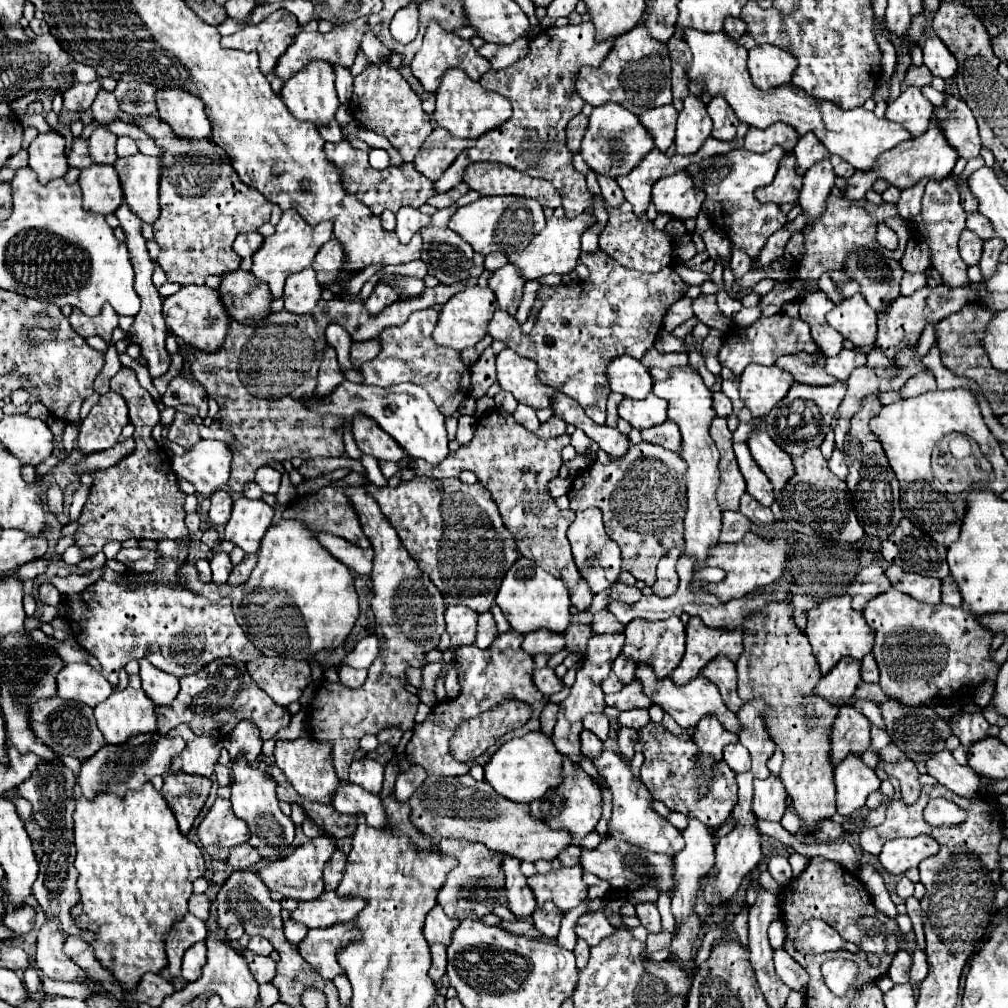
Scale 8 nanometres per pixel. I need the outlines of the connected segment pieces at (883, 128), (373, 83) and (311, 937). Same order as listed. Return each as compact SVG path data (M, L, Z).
M683 29L683 35L693 53L691 65L687 67L687 77L691 81L701 81L703 91L711 97L725 97L727 103L733 107L735 115L751 127L765 129L775 121L783 121L795 127L799 135L813 131L829 153L843 157L855 169L873 169L881 153L911 139L911 133L901 129L901 125L889 121L887 117L879 119L873 111L867 111L863 107L843 111L829 101L815 101L795 85L781 85L769 91L757 89L747 71L747 49L725 31L705 33L695 29Z
M369 65L355 77L353 97L349 103L353 117L367 129L385 135L393 147L397 147L403 159L409 163L417 155L417 149L433 131L431 117L423 111L419 95L409 87L397 69L385 65Z
M353 921L333 925L329 929L313 929L313 931L309 929L307 937L299 945L299 951L305 957L305 961L321 973L321 977L333 979L335 975L343 973L335 961L337 945L341 945L341 941L351 941L351 939L357 939Z

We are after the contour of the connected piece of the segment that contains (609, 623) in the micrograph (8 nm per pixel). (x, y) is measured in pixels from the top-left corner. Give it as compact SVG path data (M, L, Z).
M605 609L595 613L591 627L593 627L593 633L617 633L617 631L623 631L623 625Z

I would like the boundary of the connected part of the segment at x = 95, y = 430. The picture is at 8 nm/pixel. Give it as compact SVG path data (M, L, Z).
M109 389L99 397L99 403L81 421L77 447L83 453L96 453L117 443L121 429L129 423L129 409L125 399Z

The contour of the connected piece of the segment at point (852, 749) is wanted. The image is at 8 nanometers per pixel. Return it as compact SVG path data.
M851 705L839 707L831 731L831 765L839 765L847 755L863 755L871 745L869 737L869 719L857 713Z

